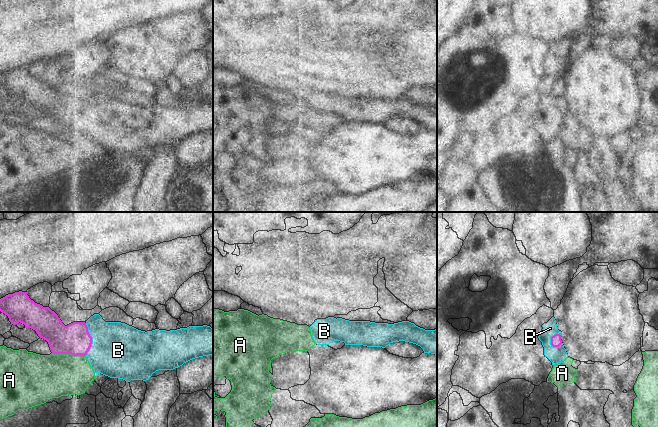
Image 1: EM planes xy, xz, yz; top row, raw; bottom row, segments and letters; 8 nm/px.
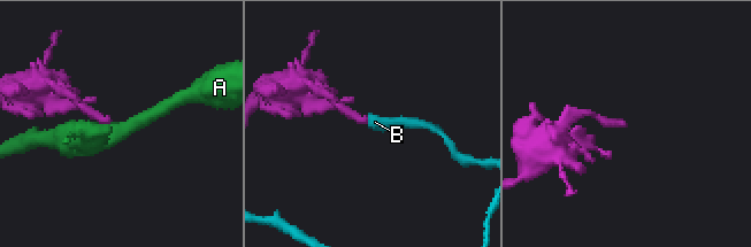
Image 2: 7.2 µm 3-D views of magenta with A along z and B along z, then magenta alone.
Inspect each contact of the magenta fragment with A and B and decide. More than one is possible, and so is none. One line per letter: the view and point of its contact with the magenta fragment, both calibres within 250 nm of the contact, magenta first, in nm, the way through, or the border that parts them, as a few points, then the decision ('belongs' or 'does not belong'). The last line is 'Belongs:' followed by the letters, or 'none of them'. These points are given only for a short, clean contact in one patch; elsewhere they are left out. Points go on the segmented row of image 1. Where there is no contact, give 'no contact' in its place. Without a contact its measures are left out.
A: meets magenta in xy at (69, 353); 240 nm thick on the magenta side, 360 nm on the other; border along xy (52, 352), (85, 356); does not belong
B: meets magenta in xy at (91, 339); 240 nm thick on the magenta side, 440 nm on the other; runs through xy (74, 339), (91, 339), (96, 339), (118, 350); belongs
Belongs: B

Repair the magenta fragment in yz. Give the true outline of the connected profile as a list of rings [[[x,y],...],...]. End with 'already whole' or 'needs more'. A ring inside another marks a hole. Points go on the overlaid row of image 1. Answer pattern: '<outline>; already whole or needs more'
[[[552,317],[542,327],[538,338],[544,347],[545,357],[552,362],[552,365],[561,363],[568,357],[568,354],[562,343],[562,332],[558,330],[555,318]]]; needs more

